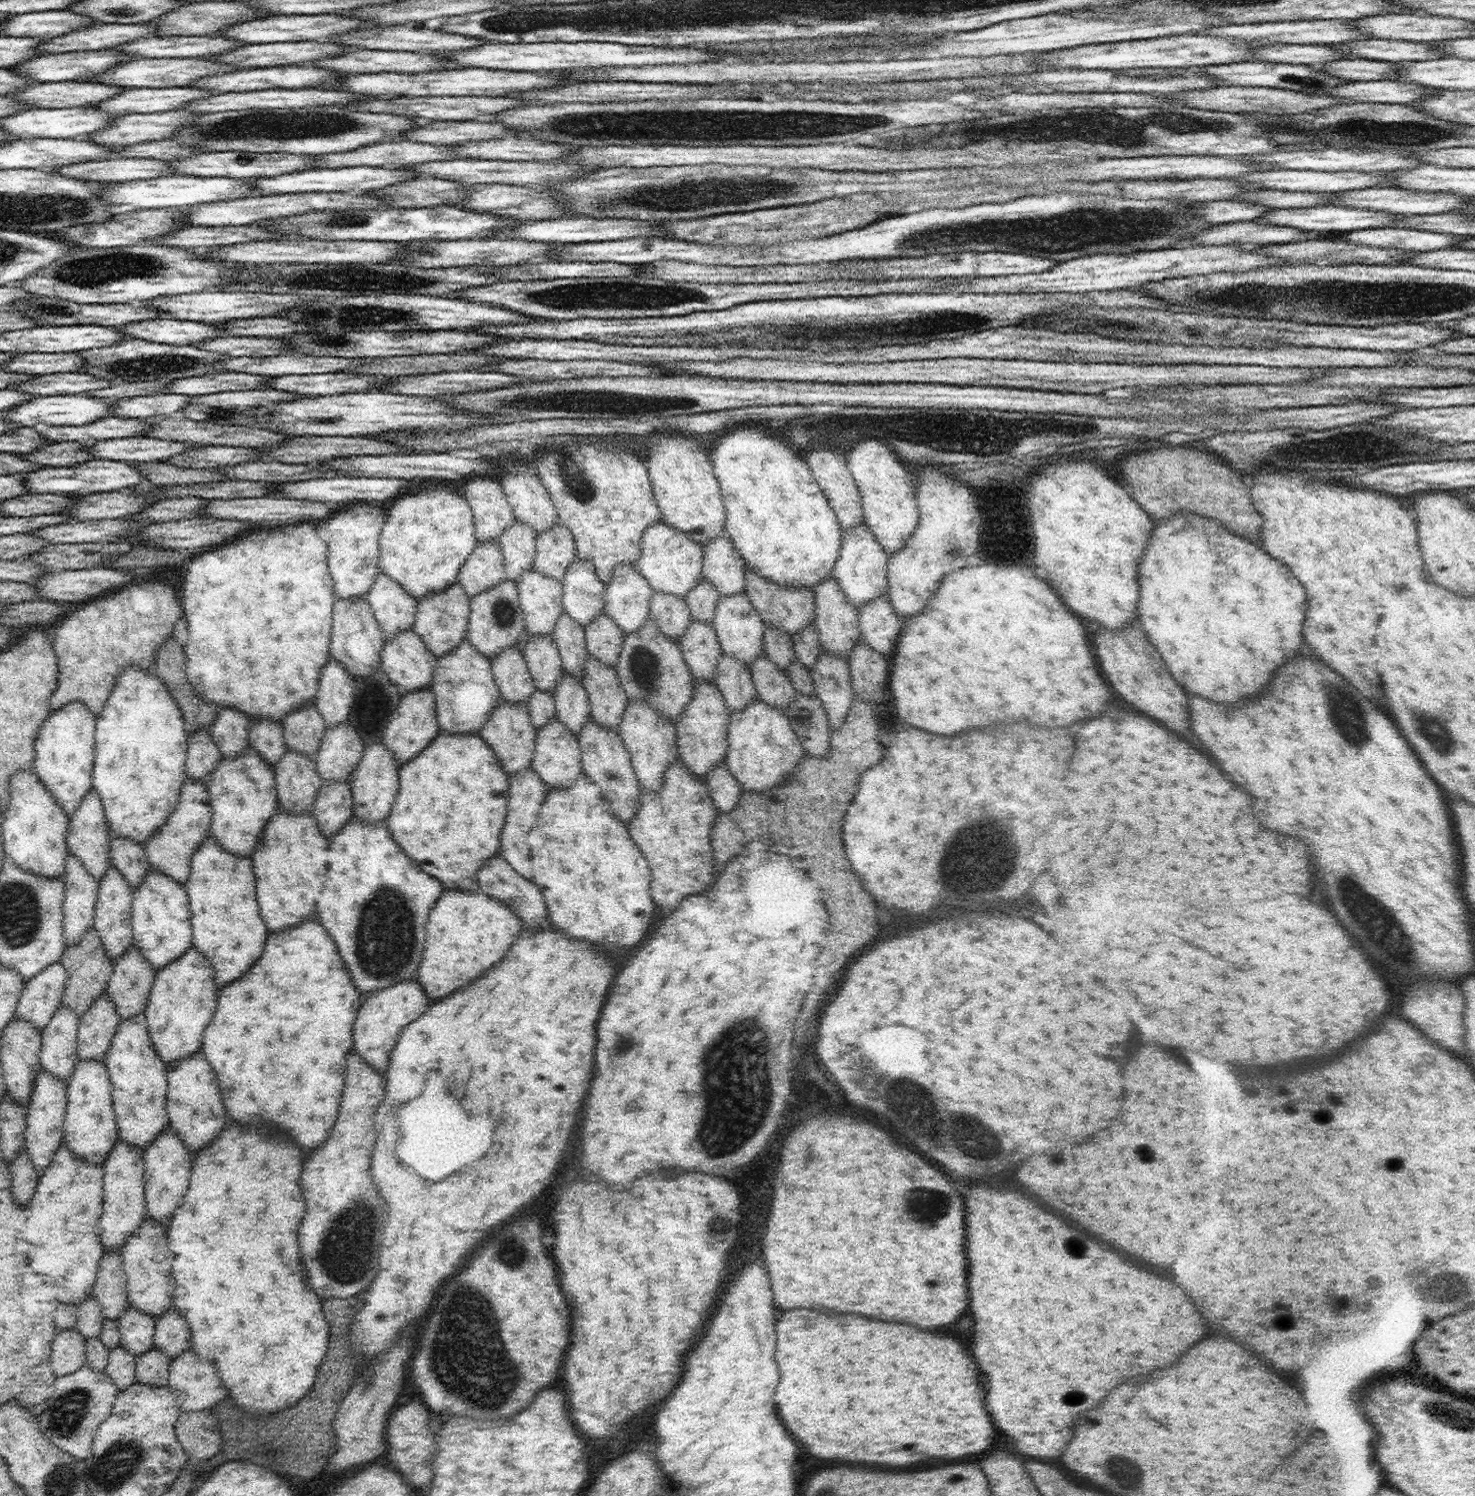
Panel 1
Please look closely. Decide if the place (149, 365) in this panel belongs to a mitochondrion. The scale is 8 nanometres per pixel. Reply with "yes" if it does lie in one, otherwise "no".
yes

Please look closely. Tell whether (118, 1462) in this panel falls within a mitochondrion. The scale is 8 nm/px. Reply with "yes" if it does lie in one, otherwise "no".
yes

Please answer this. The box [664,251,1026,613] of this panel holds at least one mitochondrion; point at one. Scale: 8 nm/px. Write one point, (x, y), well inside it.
(948, 321)

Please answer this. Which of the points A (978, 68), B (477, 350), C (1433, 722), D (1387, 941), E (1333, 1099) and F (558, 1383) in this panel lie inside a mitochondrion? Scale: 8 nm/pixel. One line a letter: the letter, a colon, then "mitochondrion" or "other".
A: other
B: other
C: mitochondrion
D: mitochondrion
E: mitochondrion
F: other

